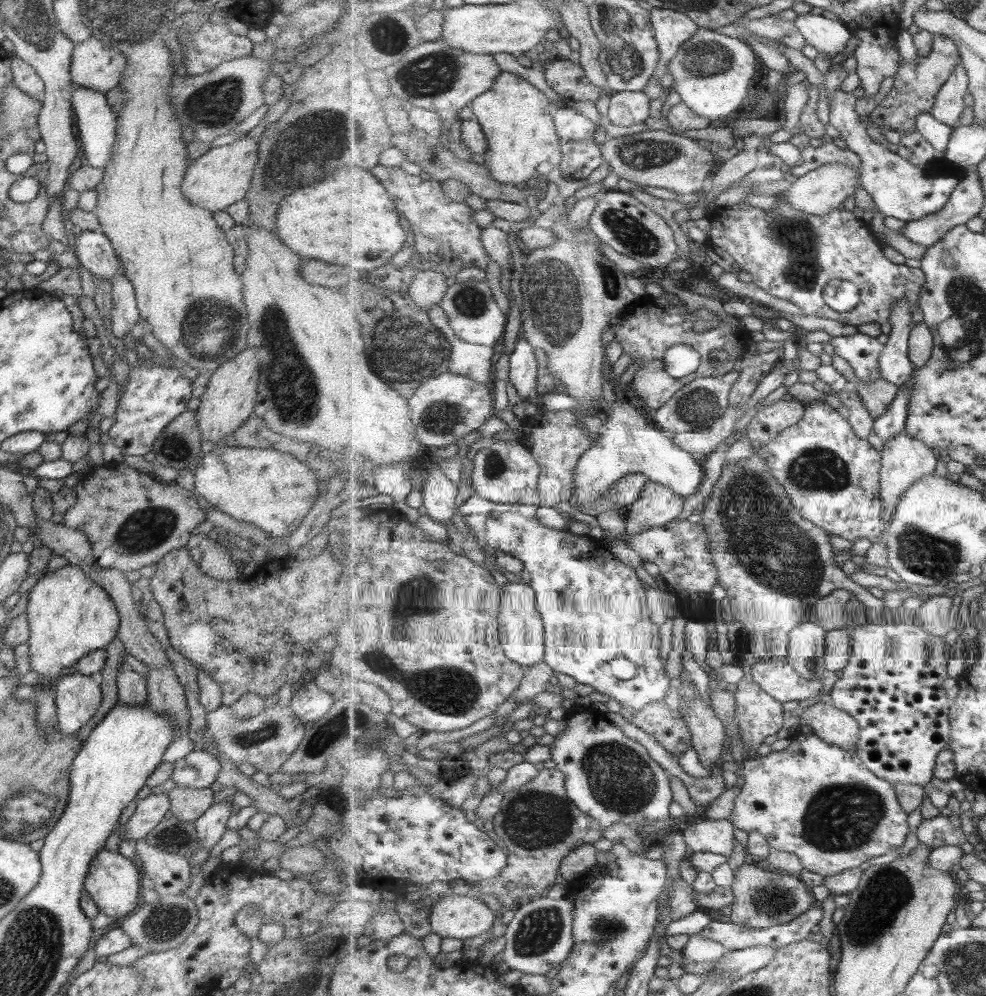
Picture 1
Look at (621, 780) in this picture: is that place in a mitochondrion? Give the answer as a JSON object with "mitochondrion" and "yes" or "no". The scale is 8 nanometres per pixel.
{"mitochondrion":"yes"}

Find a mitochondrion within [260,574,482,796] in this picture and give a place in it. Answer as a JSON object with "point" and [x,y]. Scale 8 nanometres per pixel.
{"point":[347,720]}

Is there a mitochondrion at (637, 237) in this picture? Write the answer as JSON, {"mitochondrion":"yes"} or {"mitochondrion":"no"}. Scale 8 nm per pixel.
{"mitochondrion":"yes"}

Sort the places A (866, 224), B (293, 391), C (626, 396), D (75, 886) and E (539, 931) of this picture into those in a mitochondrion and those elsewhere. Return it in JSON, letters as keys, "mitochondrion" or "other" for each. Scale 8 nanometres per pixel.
{"A":"other","B":"mitochondrion","C":"other","D":"other","E":"mitochondrion"}

